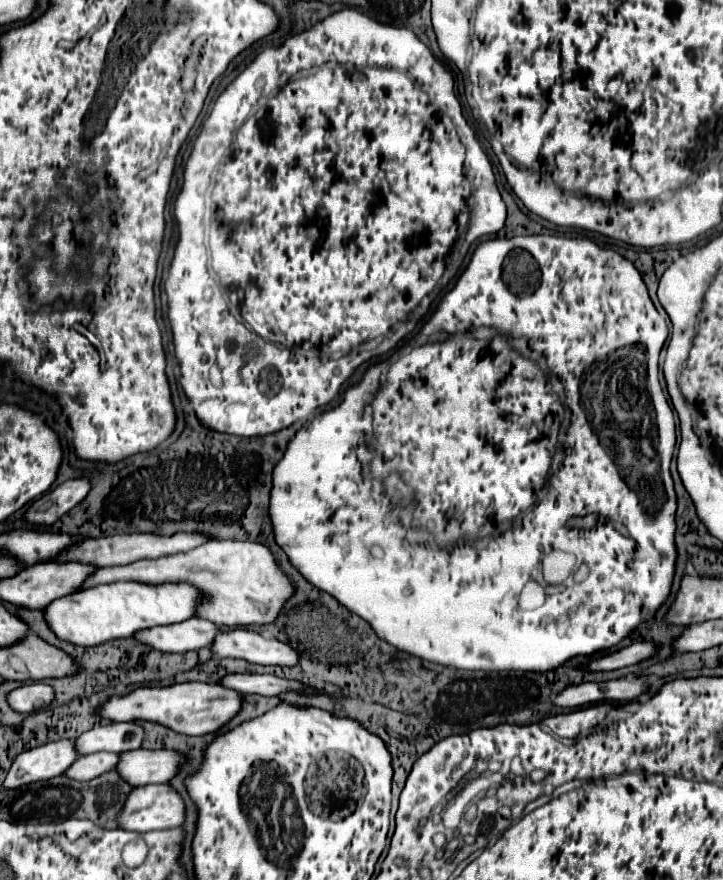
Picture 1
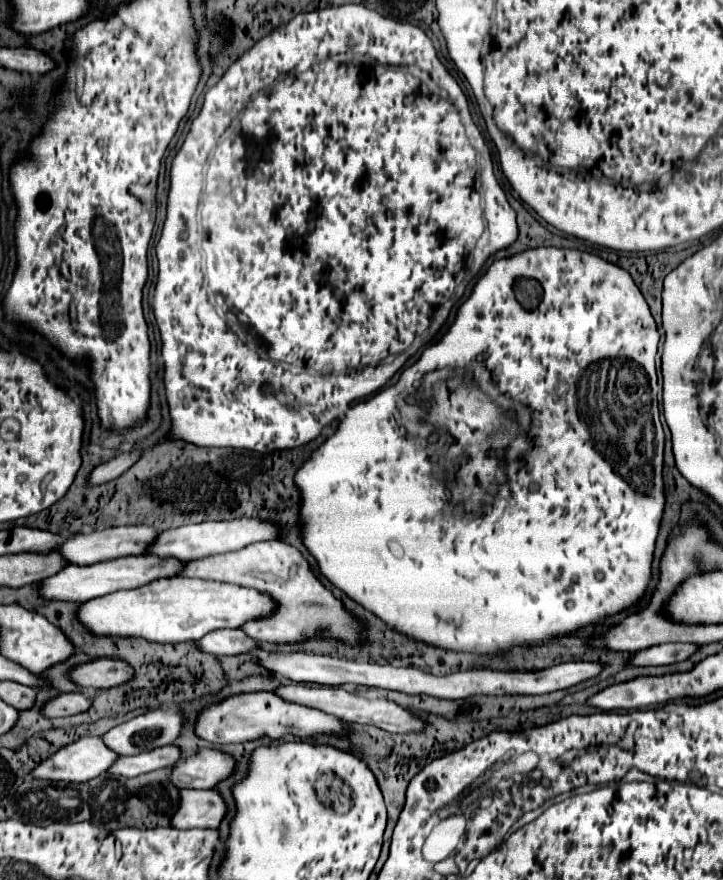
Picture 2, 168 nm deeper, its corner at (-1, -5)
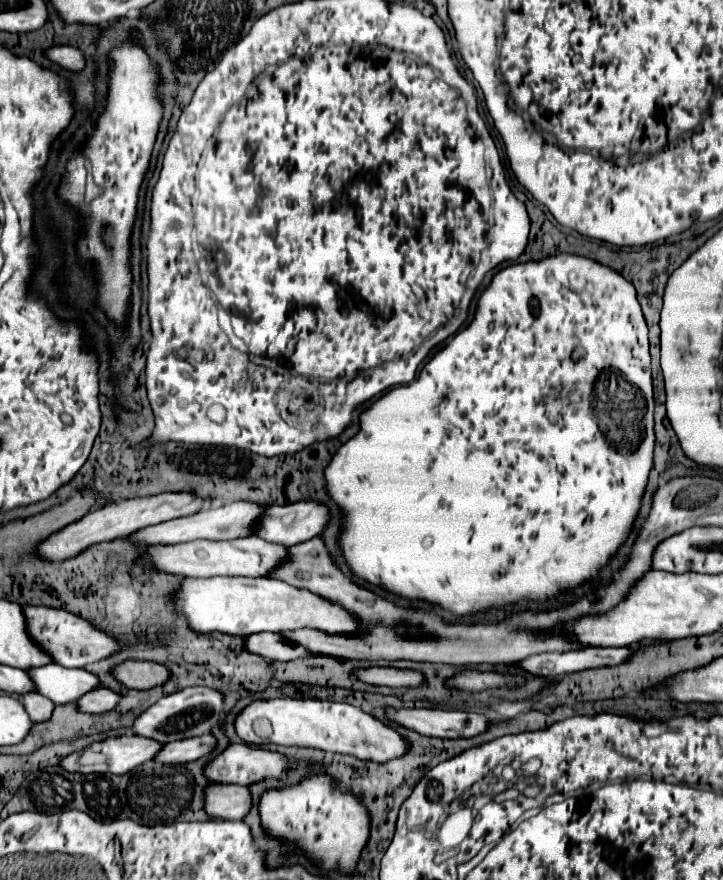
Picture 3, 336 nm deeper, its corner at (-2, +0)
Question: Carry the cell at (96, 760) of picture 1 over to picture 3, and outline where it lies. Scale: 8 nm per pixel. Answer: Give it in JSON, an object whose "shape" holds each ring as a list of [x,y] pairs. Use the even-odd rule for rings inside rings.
{"shape":[[[212,734],[168,742],[162,746],[162,750],[152,760],[160,762],[160,764],[182,764],[182,762],[198,760],[198,758],[206,756],[214,748],[214,744],[216,744],[216,740]]]}

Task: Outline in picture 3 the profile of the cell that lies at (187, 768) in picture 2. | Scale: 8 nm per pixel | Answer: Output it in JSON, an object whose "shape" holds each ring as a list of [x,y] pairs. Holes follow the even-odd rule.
{"shape":[[[230,744],[204,764],[204,778],[210,782],[226,782],[250,786],[262,778],[280,778],[288,768],[288,760],[258,746]]]}

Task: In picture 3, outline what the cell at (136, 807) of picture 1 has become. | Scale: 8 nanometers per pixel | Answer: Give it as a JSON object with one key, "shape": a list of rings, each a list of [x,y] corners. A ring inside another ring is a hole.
{"shape":[[[208,784],[204,788],[204,812],[216,820],[242,820],[252,800],[246,786]]]}

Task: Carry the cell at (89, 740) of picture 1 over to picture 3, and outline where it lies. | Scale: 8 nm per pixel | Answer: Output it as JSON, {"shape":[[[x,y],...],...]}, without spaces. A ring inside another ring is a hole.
{"shape":[[[194,686],[194,688],[184,688],[180,692],[162,696],[154,706],[150,706],[148,710],[144,710],[132,724],[132,734],[136,736],[144,736],[150,740],[156,740],[160,744],[168,744],[172,740],[182,740],[182,738],[192,738],[192,736],[200,736],[210,732],[218,720],[222,718],[222,694],[212,690],[212,688],[202,688],[202,686]]]}

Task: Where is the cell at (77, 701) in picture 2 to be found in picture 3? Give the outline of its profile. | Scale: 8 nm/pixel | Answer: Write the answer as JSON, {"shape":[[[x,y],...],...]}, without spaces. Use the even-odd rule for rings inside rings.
{"shape":[[[94,688],[76,700],[80,712],[108,712],[118,704],[118,694],[108,688]]]}

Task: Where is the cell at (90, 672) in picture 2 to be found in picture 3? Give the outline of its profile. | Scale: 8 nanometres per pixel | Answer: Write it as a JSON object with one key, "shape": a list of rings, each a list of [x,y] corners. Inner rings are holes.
{"shape":[[[124,660],[112,668],[112,676],[126,688],[148,690],[168,680],[168,668],[148,660]]]}

